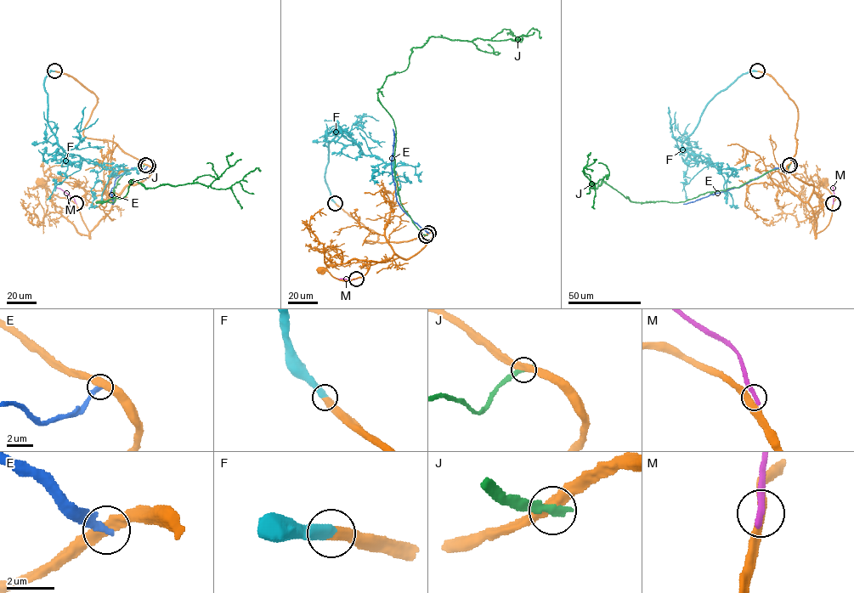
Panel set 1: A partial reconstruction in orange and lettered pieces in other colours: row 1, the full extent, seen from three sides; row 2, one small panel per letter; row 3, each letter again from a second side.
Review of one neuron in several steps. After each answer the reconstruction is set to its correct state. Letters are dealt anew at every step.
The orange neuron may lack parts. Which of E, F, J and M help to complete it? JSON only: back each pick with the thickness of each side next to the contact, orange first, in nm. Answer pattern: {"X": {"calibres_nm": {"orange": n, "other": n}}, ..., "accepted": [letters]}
{"F": {"calibres_nm": {"orange": 500, "other": 500}}, "accepted": ["F"]}

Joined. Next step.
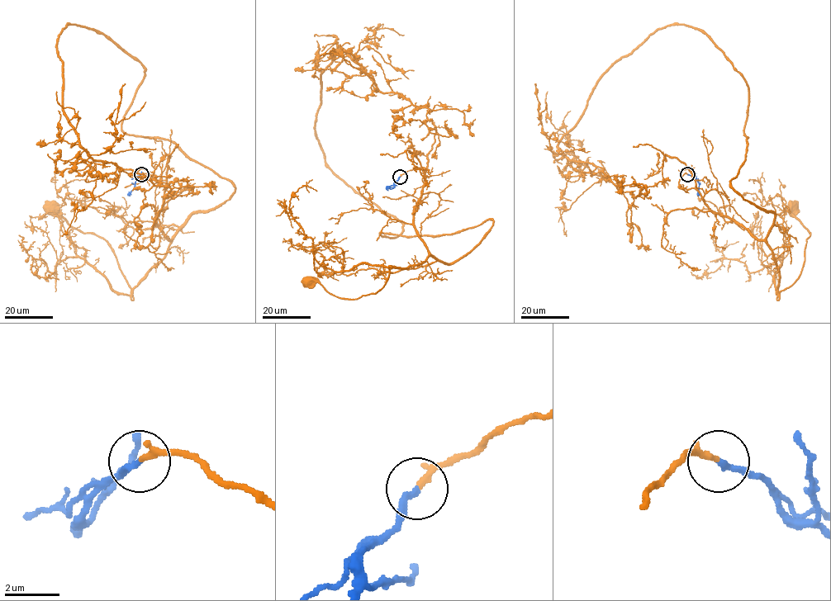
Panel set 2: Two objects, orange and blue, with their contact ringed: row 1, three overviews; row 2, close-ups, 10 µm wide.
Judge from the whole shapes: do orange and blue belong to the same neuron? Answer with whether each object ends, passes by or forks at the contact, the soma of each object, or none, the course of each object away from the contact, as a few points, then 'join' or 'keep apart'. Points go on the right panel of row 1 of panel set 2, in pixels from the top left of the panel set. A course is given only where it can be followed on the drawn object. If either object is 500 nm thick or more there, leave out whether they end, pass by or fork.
orange passes by | blue ends | orange (793, 208) | blue none | orange via (687, 174), (682, 187), (695, 188), (711, 210), (765, 242), (779, 291), (799, 276), (810, 236), (791, 208) | blue via (687, 174), (697, 181), (701, 196) | join

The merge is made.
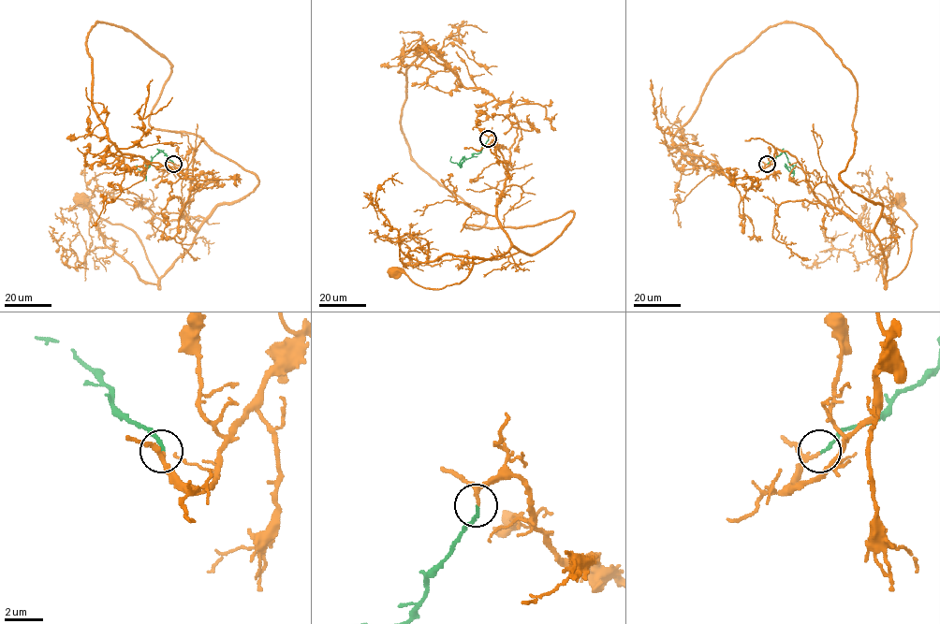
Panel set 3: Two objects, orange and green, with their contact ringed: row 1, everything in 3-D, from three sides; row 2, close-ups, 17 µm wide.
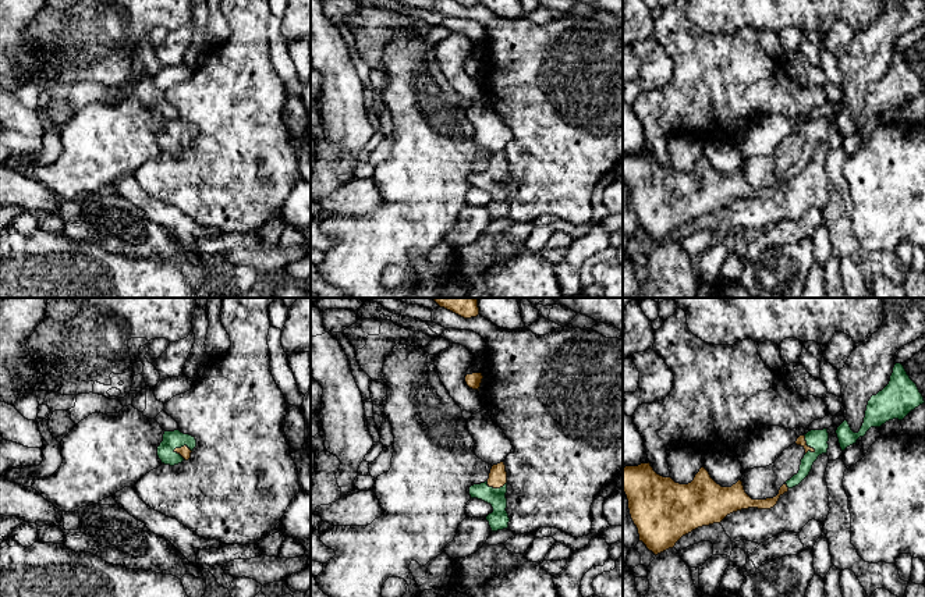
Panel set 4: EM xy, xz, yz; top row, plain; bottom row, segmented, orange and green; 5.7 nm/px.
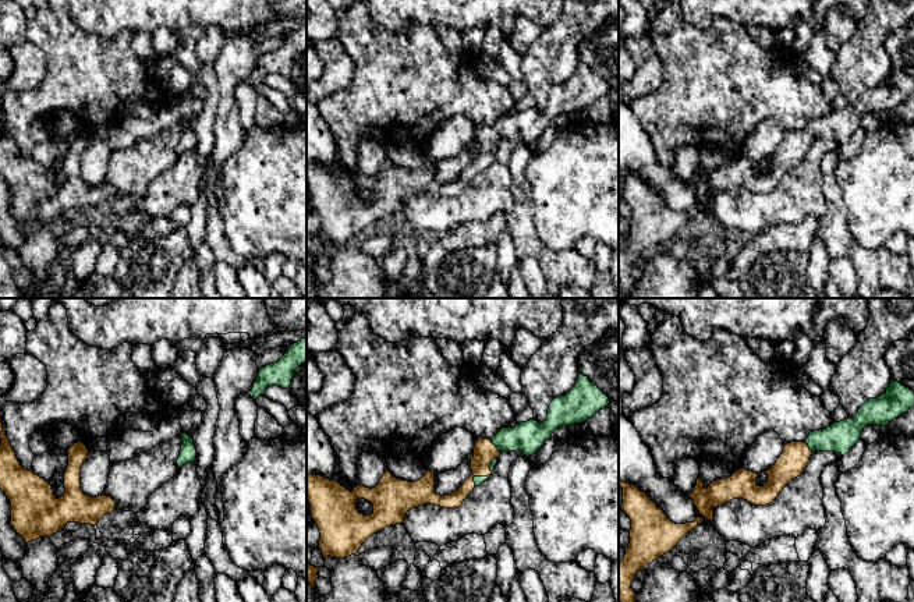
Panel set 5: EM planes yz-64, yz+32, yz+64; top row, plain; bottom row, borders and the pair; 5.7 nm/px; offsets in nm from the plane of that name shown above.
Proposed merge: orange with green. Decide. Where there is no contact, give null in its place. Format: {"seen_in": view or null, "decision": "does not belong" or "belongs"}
{"seen_in": "xy", "decision": "belongs"}

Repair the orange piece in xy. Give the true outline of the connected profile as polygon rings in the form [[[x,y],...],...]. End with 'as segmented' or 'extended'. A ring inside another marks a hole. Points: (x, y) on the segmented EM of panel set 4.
[[[180,430],[164,431],[163,441],[157,447],[157,456],[162,463],[174,466],[184,459],[188,461],[195,447],[195,437],[184,434]]]; extended

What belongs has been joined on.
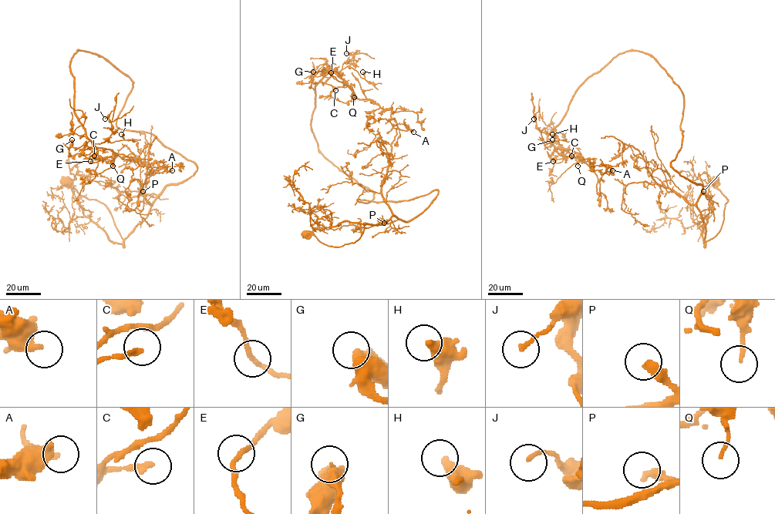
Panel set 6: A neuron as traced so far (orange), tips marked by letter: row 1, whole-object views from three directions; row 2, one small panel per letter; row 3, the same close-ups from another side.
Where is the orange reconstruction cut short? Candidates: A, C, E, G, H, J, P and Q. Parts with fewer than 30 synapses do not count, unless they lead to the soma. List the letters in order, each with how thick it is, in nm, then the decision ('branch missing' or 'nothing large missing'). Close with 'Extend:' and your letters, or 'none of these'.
A: 440 nm | nothing large missing
C: 200 nm | nothing large missing
E: 180 nm | nothing large missing
G: 600 nm | nothing large missing
H: 440 nm | nothing large missing
J: 150 nm | nothing large missing
P: 360 nm | branch missing
Q: 130 nm | nothing large missing
Extend: P

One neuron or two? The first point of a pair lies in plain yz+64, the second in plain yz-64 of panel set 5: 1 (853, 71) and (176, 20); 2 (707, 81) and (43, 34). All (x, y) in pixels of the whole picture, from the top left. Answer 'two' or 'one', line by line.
1: two
2: one

